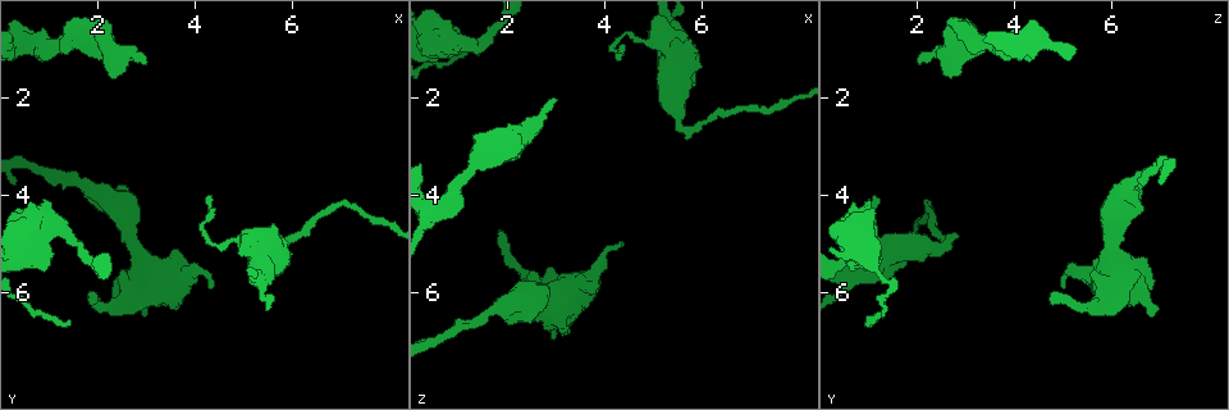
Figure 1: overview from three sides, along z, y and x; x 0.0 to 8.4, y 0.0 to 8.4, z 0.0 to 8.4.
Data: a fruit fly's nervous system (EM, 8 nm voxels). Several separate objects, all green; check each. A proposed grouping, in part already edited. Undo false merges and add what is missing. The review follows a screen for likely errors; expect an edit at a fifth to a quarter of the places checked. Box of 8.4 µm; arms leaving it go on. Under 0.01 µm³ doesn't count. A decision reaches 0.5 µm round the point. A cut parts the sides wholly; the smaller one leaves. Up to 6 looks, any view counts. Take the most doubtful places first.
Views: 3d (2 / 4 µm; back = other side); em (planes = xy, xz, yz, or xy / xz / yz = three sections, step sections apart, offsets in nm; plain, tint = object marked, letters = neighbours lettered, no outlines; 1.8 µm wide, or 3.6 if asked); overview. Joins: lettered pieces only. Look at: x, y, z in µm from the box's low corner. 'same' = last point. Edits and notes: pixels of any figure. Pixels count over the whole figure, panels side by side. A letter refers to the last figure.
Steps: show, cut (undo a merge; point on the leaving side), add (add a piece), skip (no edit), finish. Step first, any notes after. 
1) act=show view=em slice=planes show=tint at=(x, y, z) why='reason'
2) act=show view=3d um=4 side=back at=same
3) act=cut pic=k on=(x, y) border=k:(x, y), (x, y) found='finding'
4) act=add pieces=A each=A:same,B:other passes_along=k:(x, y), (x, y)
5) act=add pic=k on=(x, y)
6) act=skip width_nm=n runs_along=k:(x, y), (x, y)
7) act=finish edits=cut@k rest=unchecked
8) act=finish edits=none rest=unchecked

act=show view=em slice=planes show=letters at=(4.55, 5.05, 0.75) why='abrupt turn'

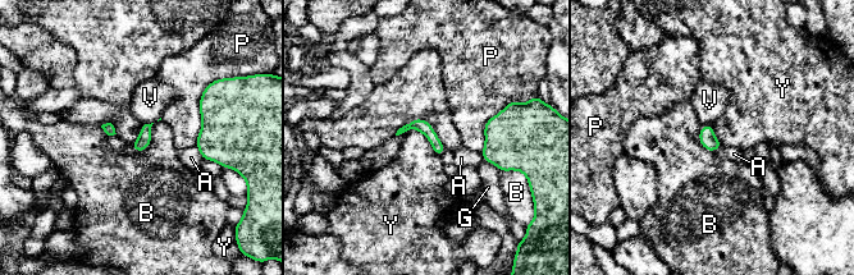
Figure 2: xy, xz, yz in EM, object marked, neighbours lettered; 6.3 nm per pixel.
act=skip each=A:other,B:other,G:other,P:other,V:other,Y:other border=2:(409, 129), (416, 128), (439, 156) found='one cell here'

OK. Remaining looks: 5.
act=show view=em um=3.6 slice=planes show=letters at=(4.35, 5.90, 5.00) why='tapers out'

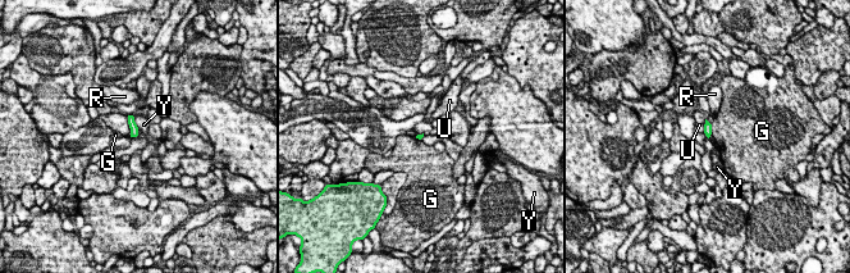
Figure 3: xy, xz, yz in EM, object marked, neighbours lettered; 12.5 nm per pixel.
act=skip longest_contact=U:280nm each=G:other,R:other,U:other,Y:other border=3:(711, 123), (712, 135) found='none of them fits'

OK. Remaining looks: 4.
act=show view=em slice=xy step=16 show=tint at=(2.25, 6.35, 5.45) why='calibre changes'

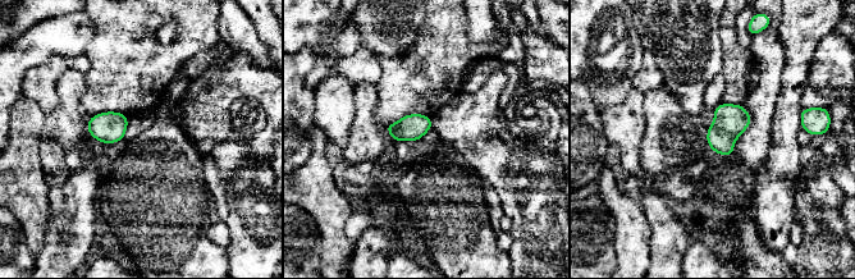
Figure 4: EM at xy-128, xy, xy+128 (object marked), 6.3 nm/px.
act=show view=em slice=planes show=letters at=same

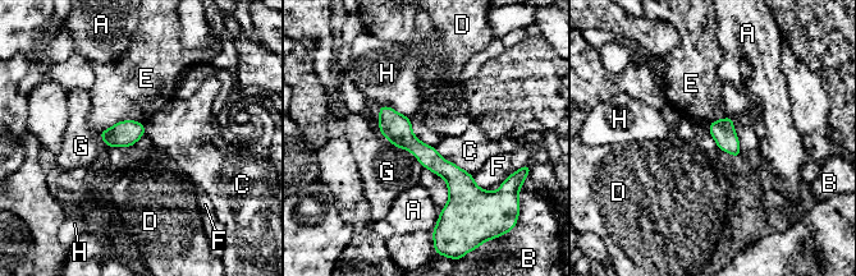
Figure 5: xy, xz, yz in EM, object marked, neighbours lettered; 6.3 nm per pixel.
act=skip each=A:other,B:other,C:other,D:other,E:other,F:other,G:other,H:other runs_along=5:(381, 109), (470, 193), (483, 193) found='one cell here'

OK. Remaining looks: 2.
act=finish edits=none rest=unchecked

